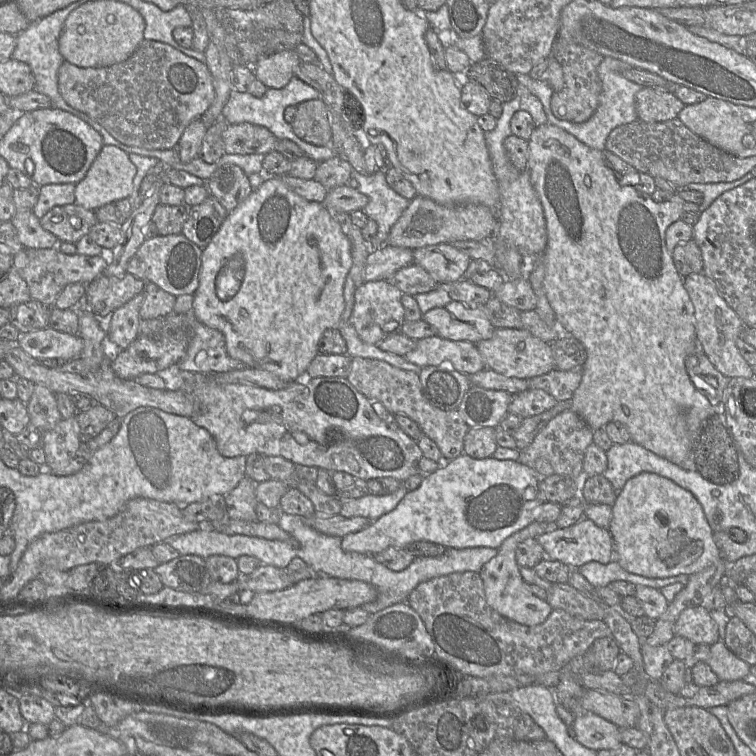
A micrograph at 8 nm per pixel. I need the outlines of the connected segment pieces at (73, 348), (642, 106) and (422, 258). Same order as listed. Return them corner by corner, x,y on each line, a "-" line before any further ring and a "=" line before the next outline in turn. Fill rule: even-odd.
51,327
20,333
18,344
37,360
62,358
70,361
79,357
83,350
83,340
78,334
60,332
=
643,87
635,98
638,120
664,122
678,117
685,104
672,91
=
451,243
413,250
414,263
424,268
441,286
457,282
468,269
471,258

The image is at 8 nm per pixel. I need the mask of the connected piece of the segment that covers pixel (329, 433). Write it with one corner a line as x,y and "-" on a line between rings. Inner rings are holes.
169,367
157,372
165,382
165,389
184,391
198,398
202,410
190,419
206,429
214,439
219,453
225,458
250,454
282,457
293,464
316,467
329,472
341,471
355,479
370,480
392,477
400,482
420,473
418,464
423,453
397,424
381,403
371,402
346,378
303,377
284,388
268,390
262,387
239,383
217,383
208,374
179,370

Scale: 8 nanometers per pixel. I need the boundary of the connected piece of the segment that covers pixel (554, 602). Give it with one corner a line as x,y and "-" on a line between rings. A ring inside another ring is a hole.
520,567
522,579
527,584
537,585
547,593
547,602
552,609
561,609
585,620
603,620
605,611
600,601
585,597
569,583
549,582
538,577
532,568

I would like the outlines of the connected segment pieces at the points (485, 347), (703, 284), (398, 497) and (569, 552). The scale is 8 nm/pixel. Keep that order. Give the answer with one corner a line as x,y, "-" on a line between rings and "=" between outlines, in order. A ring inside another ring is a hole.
498,328
491,338
477,342
476,347
486,364
485,369
508,377
530,379
555,369
551,344
523,328
=
693,273
683,278
684,286
695,309
696,334
703,351
714,367
729,378
754,376
752,367
743,358
736,341
746,327
736,312
718,292
713,281
704,273
=
404,485
390,495
375,496
366,494
357,499
339,499
341,501
341,511
339,515
350,517
364,517
375,521
381,516
391,512
407,494
=
588,518
567,528
543,533
537,540
545,550
546,558
560,561
572,569
578,569
591,561
608,564
613,560
613,539
609,530
597,526

